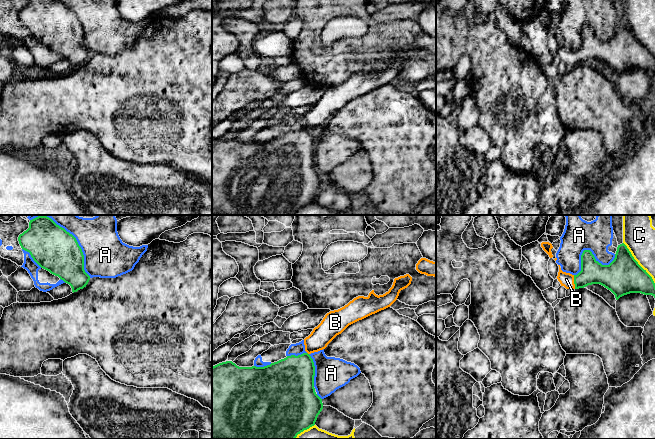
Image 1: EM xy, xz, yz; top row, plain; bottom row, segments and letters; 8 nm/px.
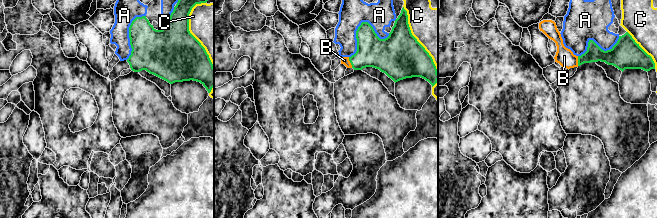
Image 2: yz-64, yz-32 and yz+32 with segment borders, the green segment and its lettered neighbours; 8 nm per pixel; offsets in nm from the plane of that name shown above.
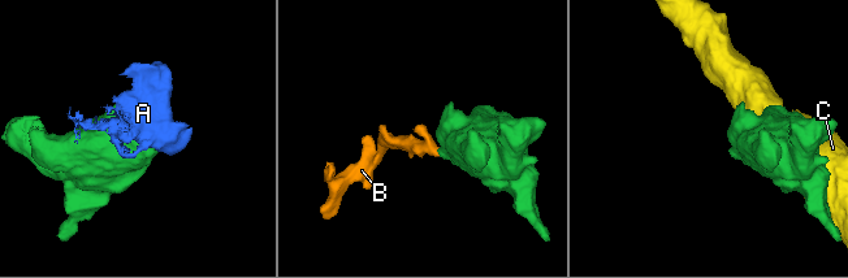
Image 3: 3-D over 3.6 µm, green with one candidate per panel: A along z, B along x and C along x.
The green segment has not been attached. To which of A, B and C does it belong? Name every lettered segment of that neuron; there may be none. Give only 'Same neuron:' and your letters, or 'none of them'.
Same neuron: B

